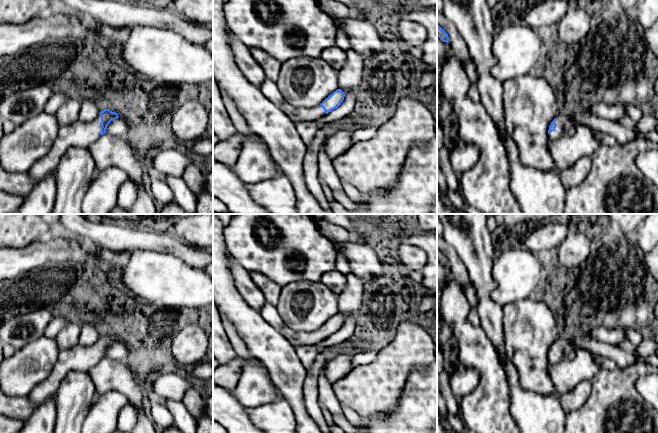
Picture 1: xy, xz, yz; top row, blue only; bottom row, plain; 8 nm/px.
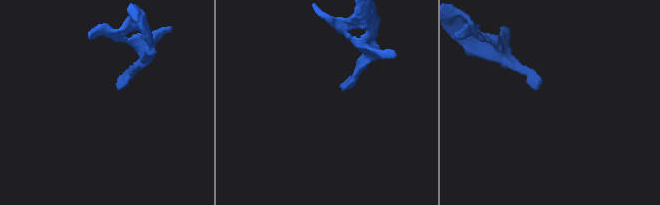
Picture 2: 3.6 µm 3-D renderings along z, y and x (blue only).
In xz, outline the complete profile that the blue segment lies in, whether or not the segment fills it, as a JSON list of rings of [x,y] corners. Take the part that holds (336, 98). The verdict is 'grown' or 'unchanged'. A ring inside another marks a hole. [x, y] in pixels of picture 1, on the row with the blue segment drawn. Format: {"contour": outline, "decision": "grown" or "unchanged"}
{"contour": [[[341,89],[334,91],[320,105],[316,107],[293,107],[286,101],[282,104],[281,110],[294,122],[316,121],[338,108],[343,102],[345,93]]], "decision": "grown"}

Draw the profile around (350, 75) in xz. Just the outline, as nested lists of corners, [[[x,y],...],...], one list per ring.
[[[353,49],[346,51],[346,62],[338,70],[338,89],[345,94],[354,92],[357,96],[363,78],[364,56]]]

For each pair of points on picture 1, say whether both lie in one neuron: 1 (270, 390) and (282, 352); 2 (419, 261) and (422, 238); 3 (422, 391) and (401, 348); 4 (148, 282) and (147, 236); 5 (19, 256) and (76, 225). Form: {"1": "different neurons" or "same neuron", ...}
{"1": "different neurons", "2": "different neurons", "3": "different neurons", "4": "different neurons", "5": "different neurons"}

